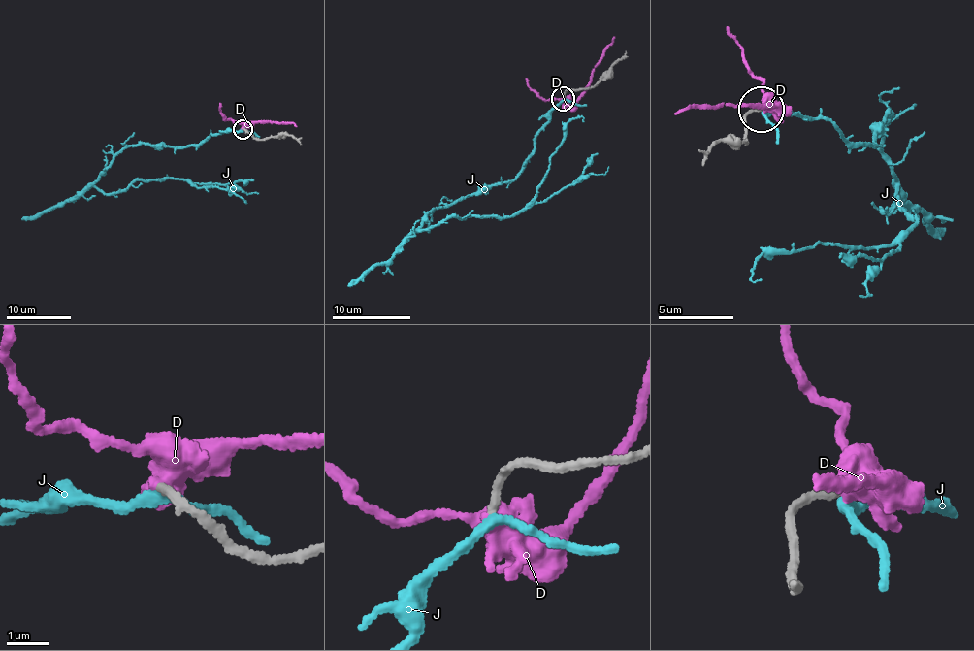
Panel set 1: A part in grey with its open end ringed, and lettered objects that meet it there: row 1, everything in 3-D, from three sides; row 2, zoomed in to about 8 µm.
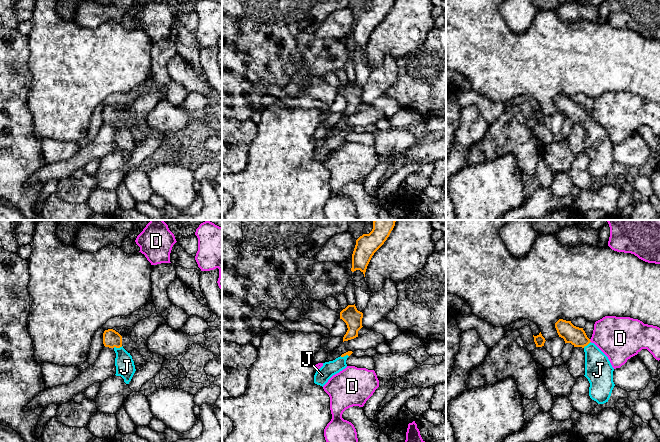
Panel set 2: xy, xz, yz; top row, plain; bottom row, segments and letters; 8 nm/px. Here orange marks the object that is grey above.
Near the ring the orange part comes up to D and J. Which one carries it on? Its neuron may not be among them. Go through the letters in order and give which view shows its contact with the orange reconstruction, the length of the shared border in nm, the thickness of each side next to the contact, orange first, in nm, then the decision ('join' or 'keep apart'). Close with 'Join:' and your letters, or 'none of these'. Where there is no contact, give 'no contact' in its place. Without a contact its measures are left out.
D: yz | 30 nm | 150/360 nm | keep apart
J: xy | 80 nm | 140/150 nm | join
Join: J

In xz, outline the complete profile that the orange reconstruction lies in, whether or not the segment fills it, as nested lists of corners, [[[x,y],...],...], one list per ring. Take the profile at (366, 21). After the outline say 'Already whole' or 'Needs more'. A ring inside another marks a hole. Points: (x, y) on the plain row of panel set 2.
[[[373,0],[369,10],[363,10],[356,16],[352,30],[352,48],[360,46],[365,53],[372,32],[387,16],[394,2],[395,0]]]. Already whole

